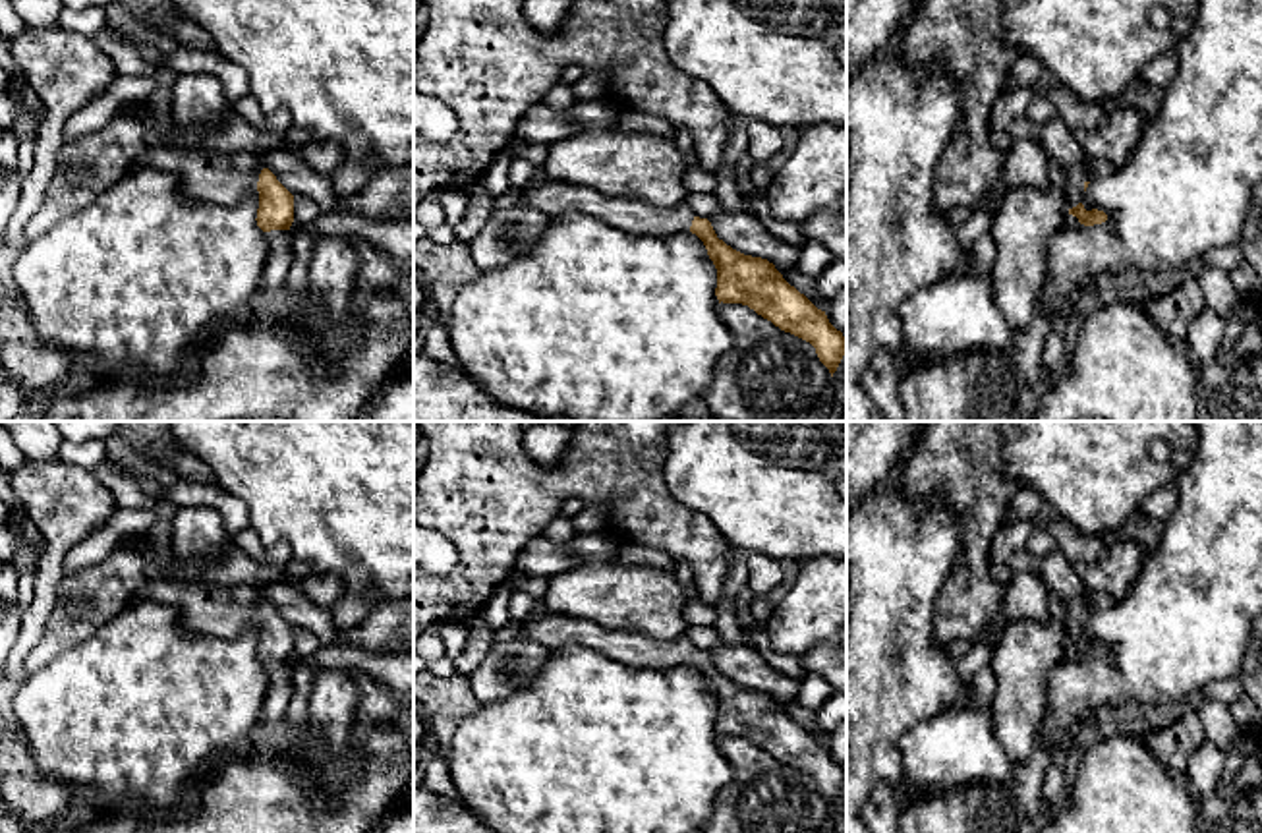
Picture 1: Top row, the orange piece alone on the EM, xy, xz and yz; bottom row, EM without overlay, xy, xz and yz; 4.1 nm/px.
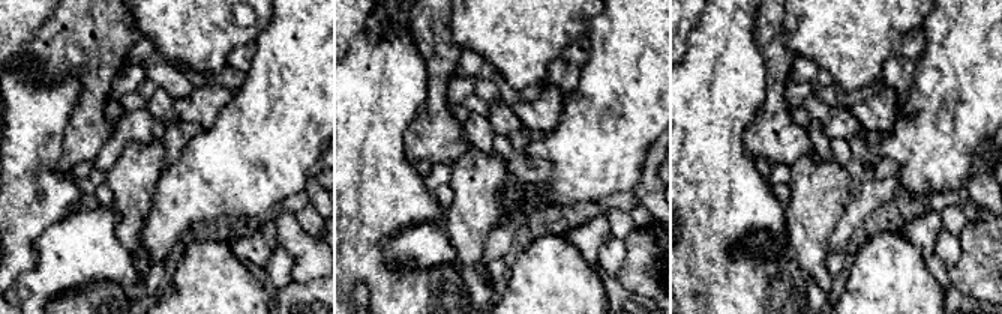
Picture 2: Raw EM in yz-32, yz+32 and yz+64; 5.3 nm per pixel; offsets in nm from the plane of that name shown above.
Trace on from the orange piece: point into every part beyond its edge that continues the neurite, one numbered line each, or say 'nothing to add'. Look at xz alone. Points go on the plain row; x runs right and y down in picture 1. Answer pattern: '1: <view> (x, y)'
1: xz (627, 646)

